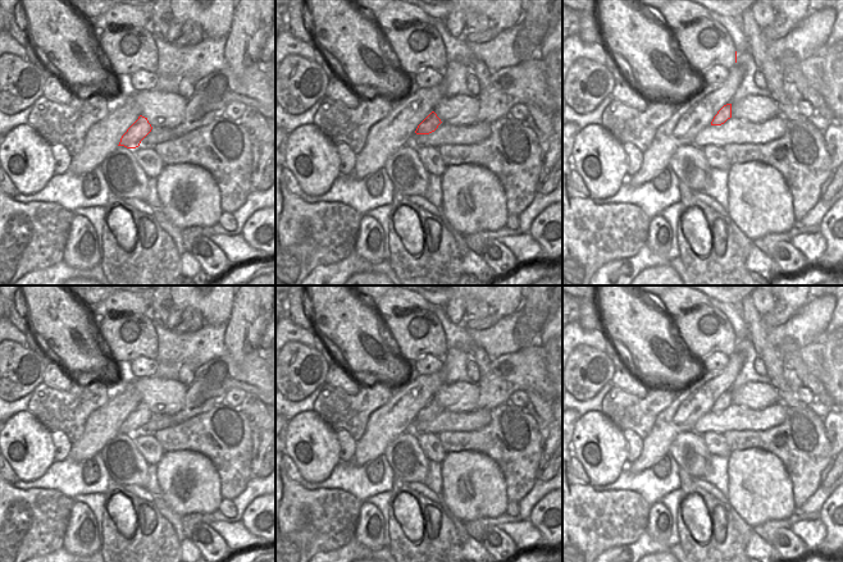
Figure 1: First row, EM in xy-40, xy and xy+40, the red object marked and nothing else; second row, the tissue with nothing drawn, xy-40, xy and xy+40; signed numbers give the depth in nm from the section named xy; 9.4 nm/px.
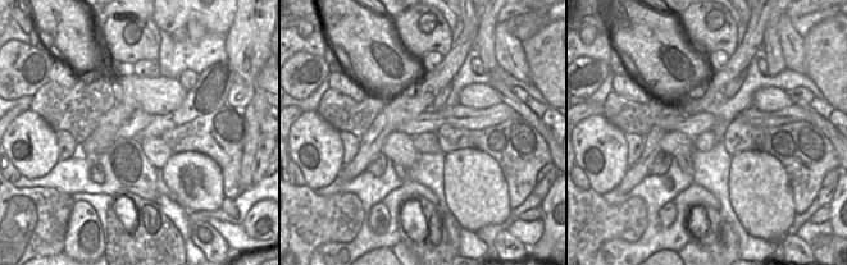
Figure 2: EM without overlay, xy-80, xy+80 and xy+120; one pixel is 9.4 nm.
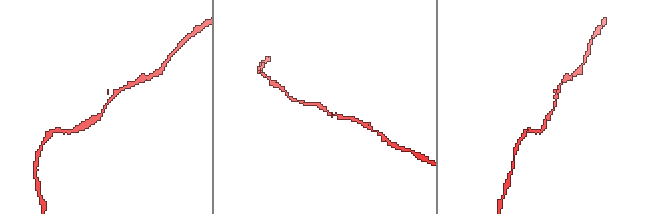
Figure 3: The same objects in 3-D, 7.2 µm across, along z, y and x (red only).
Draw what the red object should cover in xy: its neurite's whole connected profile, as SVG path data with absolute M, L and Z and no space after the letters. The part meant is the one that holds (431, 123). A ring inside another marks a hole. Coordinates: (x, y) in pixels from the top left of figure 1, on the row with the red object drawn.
M432 111L416 128L416 134L429 134L434 132L441 124L441 119Z

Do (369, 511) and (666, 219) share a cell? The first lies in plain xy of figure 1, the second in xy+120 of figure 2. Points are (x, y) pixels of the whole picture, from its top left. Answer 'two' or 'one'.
one

